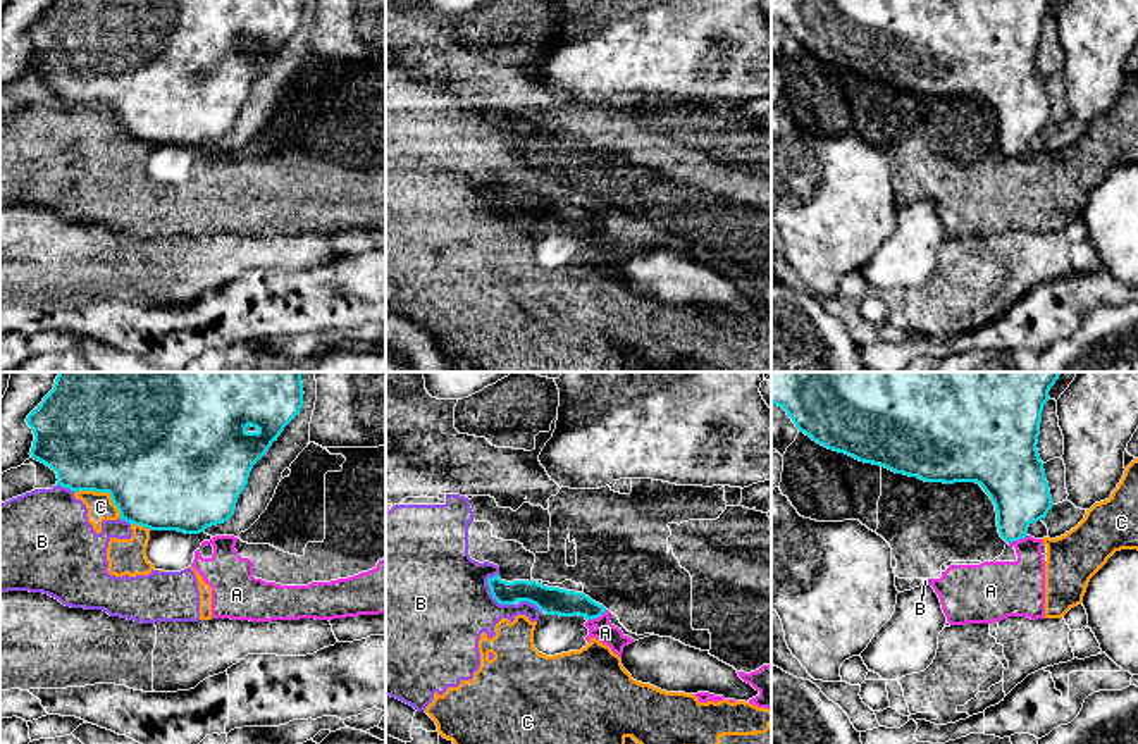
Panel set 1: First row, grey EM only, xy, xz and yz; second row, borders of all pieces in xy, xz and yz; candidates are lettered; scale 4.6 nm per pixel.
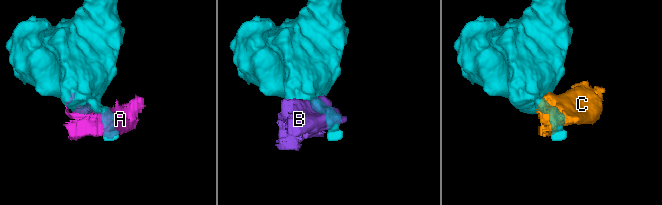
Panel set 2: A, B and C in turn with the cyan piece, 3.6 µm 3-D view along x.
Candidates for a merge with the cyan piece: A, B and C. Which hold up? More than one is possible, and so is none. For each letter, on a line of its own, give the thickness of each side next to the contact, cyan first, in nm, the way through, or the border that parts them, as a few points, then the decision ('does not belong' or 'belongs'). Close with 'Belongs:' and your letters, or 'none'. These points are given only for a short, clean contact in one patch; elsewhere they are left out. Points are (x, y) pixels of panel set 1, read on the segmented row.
A: 130 nm thick on the cyan side, 100 nm on the other; border along xz (606, 610), (587, 620); does not belong
B: 110 nm thick on the cyan side, 480 nm on the other; does not belong
C: 500 nm thick on the cyan side, 120 nm on the other; does not belong
Belongs: none

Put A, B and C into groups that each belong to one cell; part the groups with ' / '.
A B C

